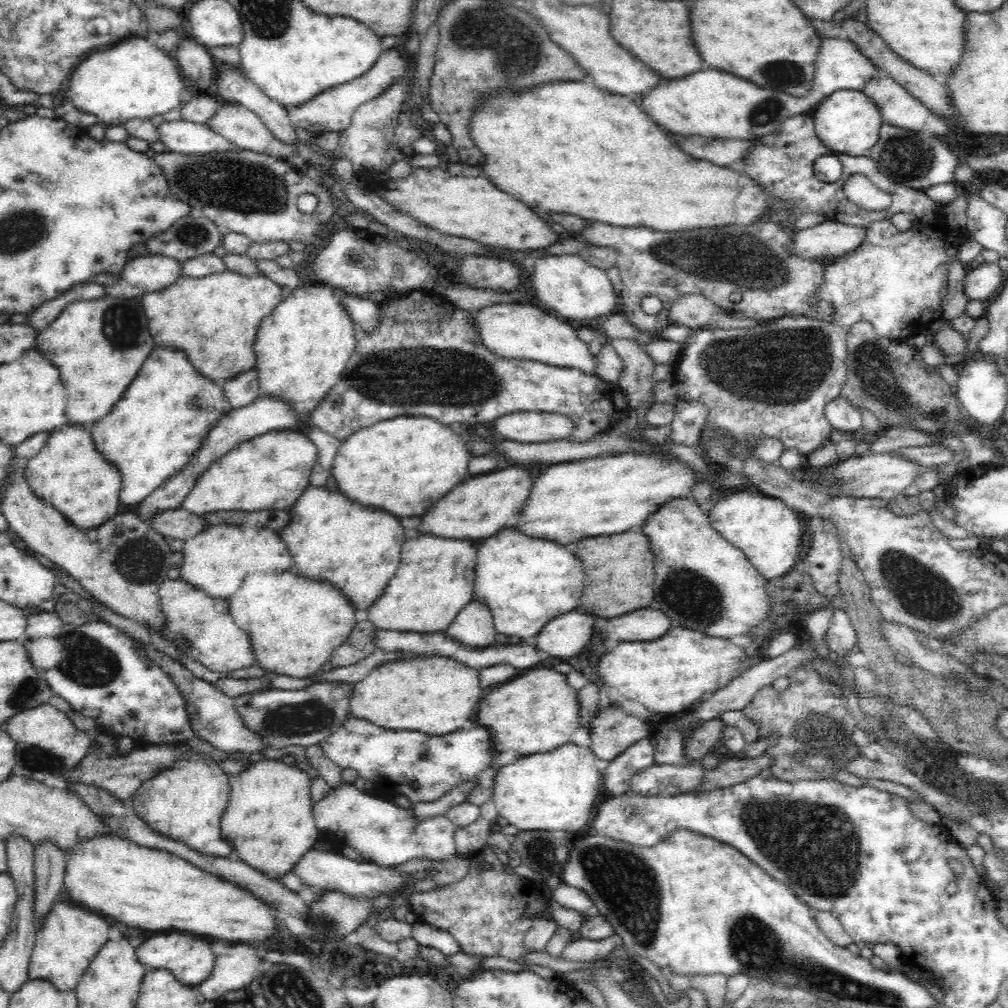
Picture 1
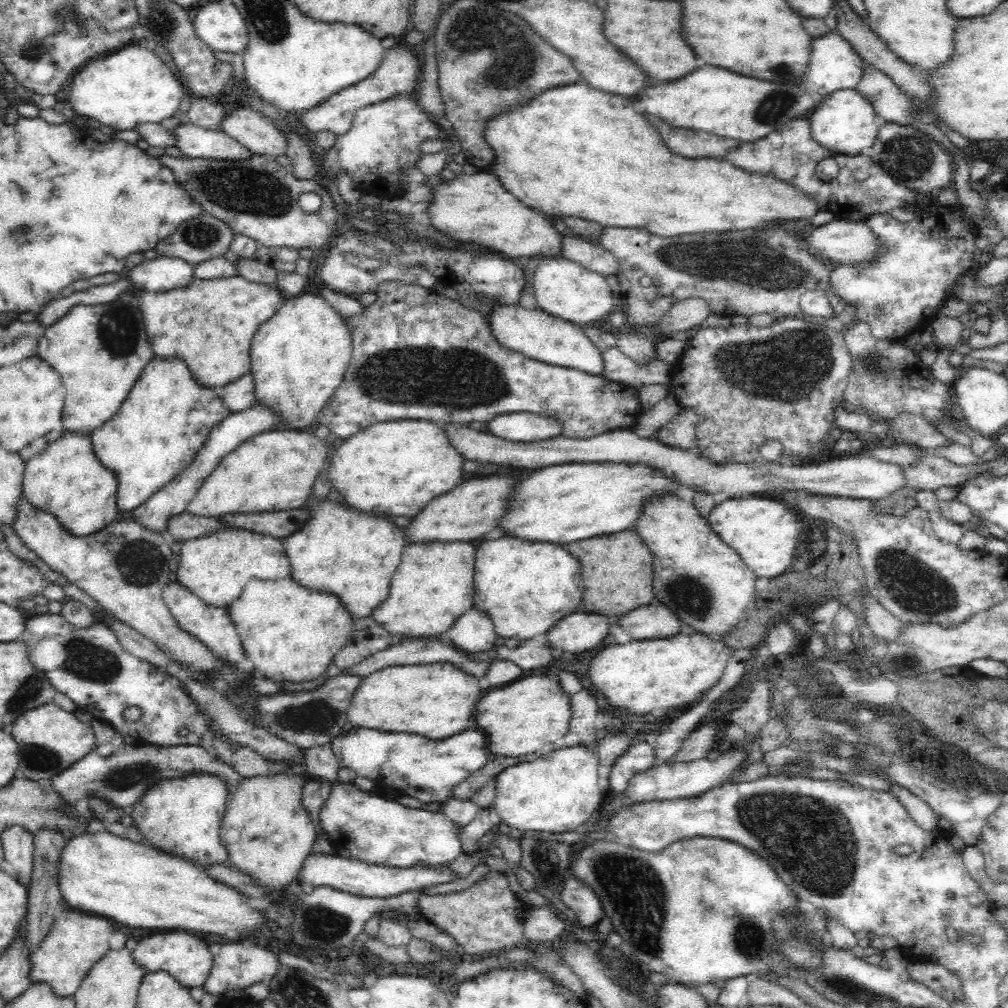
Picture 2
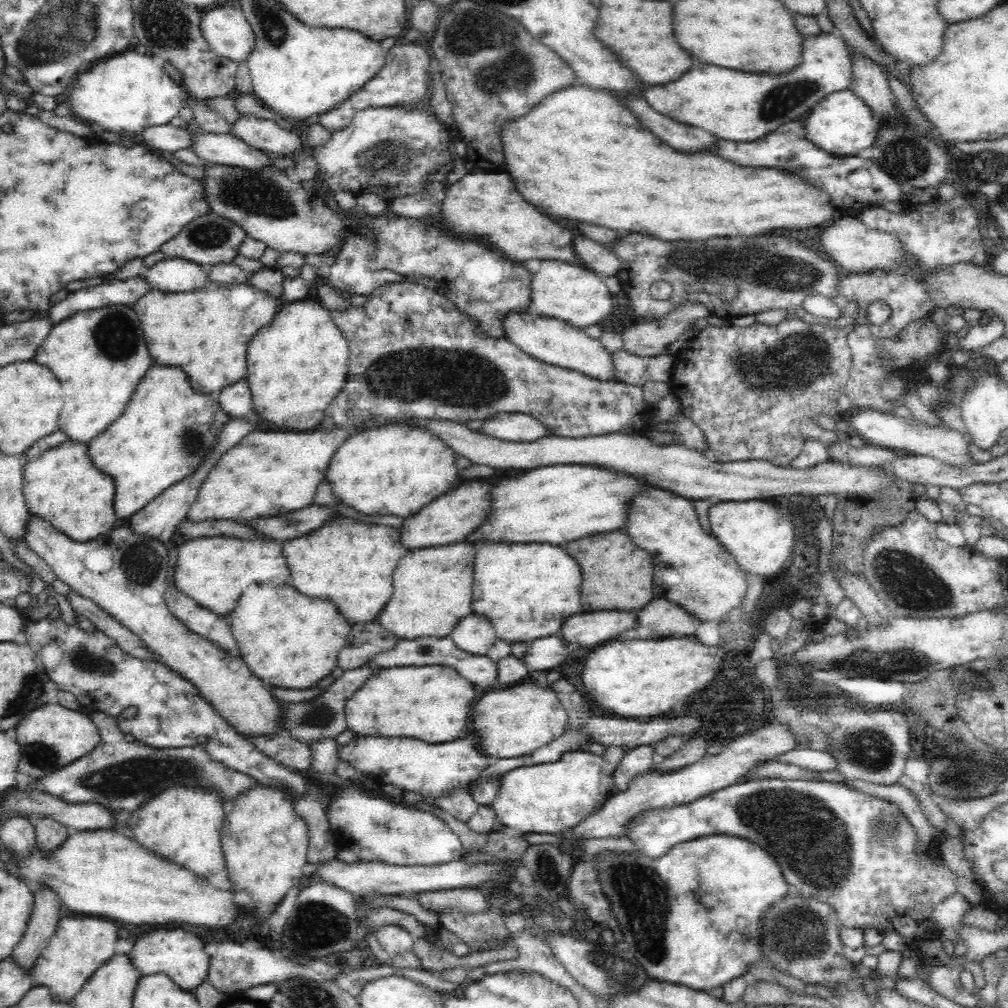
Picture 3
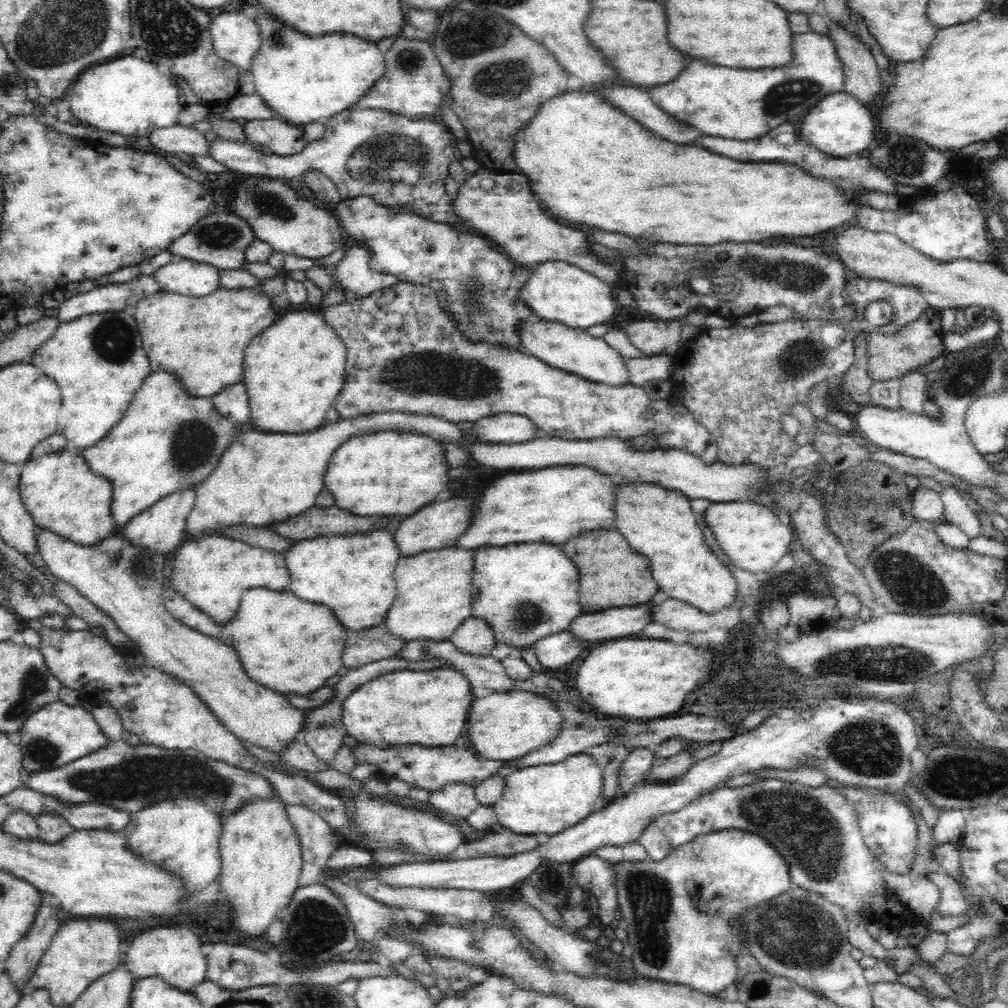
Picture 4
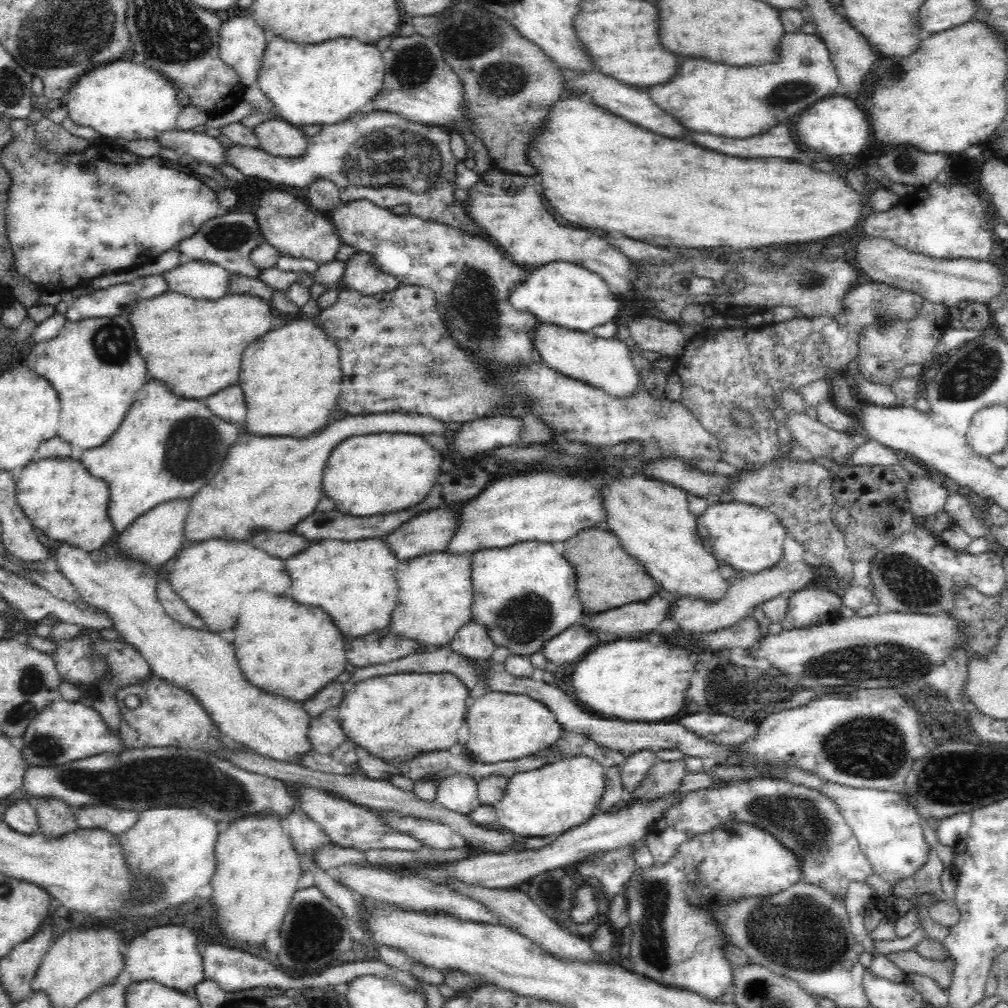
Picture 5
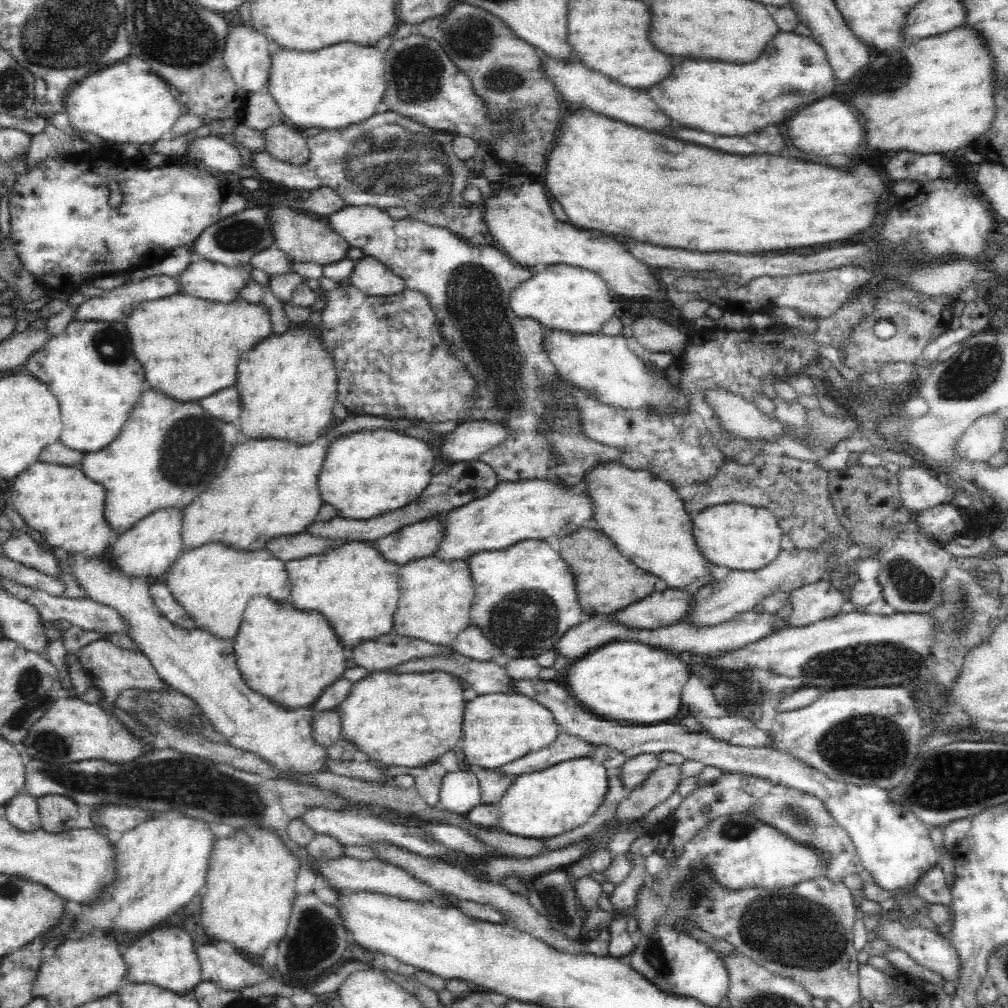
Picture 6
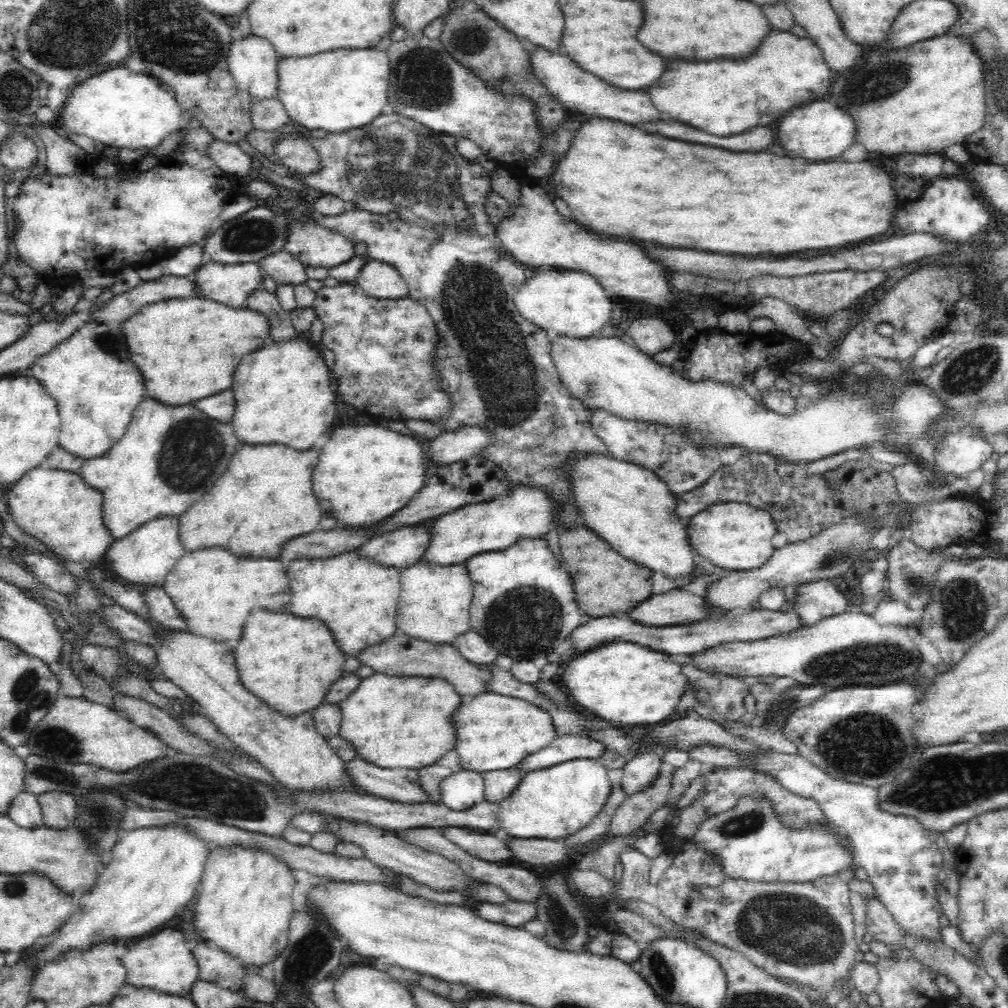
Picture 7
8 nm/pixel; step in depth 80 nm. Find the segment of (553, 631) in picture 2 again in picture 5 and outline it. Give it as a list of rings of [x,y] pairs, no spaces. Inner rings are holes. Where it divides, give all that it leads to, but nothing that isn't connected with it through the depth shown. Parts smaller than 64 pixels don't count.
[[[654,594],[646,602],[624,604],[622,608],[614,608],[608,612],[600,612],[594,618],[580,620],[582,627],[592,633],[630,634],[630,632],[654,632],[662,620],[666,620],[670,606],[677,600],[675,596],[660,598]]]

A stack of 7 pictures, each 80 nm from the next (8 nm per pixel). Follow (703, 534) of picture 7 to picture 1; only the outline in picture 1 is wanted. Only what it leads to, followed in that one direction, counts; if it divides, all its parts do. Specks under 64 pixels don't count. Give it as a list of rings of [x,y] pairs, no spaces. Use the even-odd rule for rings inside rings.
[[[740,490],[726,498],[714,500],[711,504],[714,506],[710,506],[706,511],[714,530],[742,550],[764,578],[773,579],[796,568],[802,528],[798,513],[782,499]]]

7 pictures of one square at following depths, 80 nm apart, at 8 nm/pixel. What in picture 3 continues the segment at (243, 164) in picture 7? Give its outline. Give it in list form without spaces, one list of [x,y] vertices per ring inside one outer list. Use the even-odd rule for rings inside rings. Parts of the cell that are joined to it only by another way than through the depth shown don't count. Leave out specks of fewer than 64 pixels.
[[[172,125],[146,126],[141,132],[142,142],[158,151],[176,152],[180,148],[188,148],[192,140],[192,132],[185,128],[177,128]]]

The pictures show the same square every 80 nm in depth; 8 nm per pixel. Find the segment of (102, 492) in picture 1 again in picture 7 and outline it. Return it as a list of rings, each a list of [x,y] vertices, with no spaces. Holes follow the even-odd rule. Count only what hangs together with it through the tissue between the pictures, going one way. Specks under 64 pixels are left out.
[[[38,465],[19,478],[7,492],[6,504],[14,522],[26,532],[46,544],[48,550],[62,556],[66,561],[98,562],[115,541],[103,521],[102,491],[90,486],[80,473],[58,470]]]

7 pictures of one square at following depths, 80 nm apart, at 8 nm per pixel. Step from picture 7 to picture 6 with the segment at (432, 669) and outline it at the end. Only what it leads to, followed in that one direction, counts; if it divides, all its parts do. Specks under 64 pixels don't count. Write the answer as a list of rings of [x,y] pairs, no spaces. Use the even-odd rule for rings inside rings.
[[[392,628],[382,636],[360,642],[358,646],[348,651],[348,657],[353,659],[356,667],[386,671],[412,658],[424,658],[453,651],[449,646],[433,645],[420,639],[402,636]]]

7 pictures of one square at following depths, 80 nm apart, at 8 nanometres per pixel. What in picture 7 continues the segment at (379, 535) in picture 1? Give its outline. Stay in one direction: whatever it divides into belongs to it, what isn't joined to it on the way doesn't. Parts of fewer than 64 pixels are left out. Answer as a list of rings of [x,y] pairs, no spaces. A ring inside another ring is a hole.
[[[357,548],[328,558],[296,559],[285,564],[292,592],[292,600],[287,608],[302,618],[320,618],[330,628],[336,644],[346,656],[356,656],[364,648],[378,644],[396,632],[398,601],[401,595],[398,568],[364,558]]]

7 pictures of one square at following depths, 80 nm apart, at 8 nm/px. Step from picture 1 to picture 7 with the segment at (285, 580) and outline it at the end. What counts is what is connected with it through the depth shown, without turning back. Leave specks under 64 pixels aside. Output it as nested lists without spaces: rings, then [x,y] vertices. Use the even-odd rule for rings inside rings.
[[[265,606],[251,608],[235,651],[235,665],[242,684],[274,710],[286,716],[298,716],[324,702],[324,696],[336,679],[344,674],[346,654],[336,644],[332,631],[320,620],[298,618],[284,612],[268,612]]]

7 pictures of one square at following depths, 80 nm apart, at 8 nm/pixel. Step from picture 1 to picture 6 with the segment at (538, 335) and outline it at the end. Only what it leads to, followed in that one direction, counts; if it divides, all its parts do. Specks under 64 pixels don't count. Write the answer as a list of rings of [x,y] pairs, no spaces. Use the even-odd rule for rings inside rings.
[[[544,329],[543,350],[556,367],[562,381],[590,393],[603,403],[622,408],[649,406],[658,412],[686,409],[684,395],[674,392],[668,380],[646,373],[646,365],[627,346],[627,338],[593,334],[572,334],[556,329]]]

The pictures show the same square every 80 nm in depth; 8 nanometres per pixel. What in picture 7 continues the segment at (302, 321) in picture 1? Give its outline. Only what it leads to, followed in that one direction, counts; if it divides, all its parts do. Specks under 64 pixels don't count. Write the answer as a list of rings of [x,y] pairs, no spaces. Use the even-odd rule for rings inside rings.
[[[308,335],[297,336],[290,341],[276,342],[268,340],[264,346],[256,351],[251,351],[242,357],[242,362],[238,364],[236,372],[234,372],[234,384],[232,384],[232,392],[234,392],[235,398],[235,413],[231,420],[231,425],[233,426],[235,435],[238,437],[240,443],[248,442],[248,444],[256,445],[268,445],[268,444],[282,444],[290,448],[294,448],[298,451],[306,451],[307,449],[318,446],[322,440],[328,435],[326,432],[332,430],[330,426],[334,424],[334,418],[336,418],[336,390],[332,390],[331,382],[331,371],[326,361],[324,360],[321,349],[318,346],[310,344]]]

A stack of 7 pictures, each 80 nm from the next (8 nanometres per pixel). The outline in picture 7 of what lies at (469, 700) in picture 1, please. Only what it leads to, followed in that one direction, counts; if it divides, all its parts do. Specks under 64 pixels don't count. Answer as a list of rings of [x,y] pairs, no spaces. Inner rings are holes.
[[[376,673],[362,678],[360,684],[339,702],[341,725],[339,735],[353,744],[356,755],[382,768],[399,768],[401,771],[422,768],[438,763],[440,758],[455,747],[457,734],[453,714],[462,704],[461,695],[441,676],[390,676]]]

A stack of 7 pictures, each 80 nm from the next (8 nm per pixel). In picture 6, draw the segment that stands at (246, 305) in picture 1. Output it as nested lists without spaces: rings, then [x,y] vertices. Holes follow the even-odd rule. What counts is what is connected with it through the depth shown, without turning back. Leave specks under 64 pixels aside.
[[[182,292],[141,302],[125,324],[134,346],[134,357],[144,367],[148,384],[182,402],[198,401],[236,384],[240,354],[273,333],[270,313],[263,304],[242,298],[226,304]]]

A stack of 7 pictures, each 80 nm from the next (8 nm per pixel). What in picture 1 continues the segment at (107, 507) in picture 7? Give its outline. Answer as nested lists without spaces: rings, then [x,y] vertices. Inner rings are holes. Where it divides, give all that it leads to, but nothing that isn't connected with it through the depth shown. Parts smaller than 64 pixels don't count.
[[[155,344],[154,350],[146,358],[144,366],[140,368],[138,376],[132,380],[129,388],[126,388],[122,398],[112,404],[106,416],[102,416],[90,426],[96,449],[122,473],[120,502],[126,506],[142,502],[165,480],[182,470],[182,467],[194,456],[194,452],[202,447],[210,429],[230,412],[230,408],[232,406],[224,396],[221,383],[200,376],[182,350],[160,348]]]

